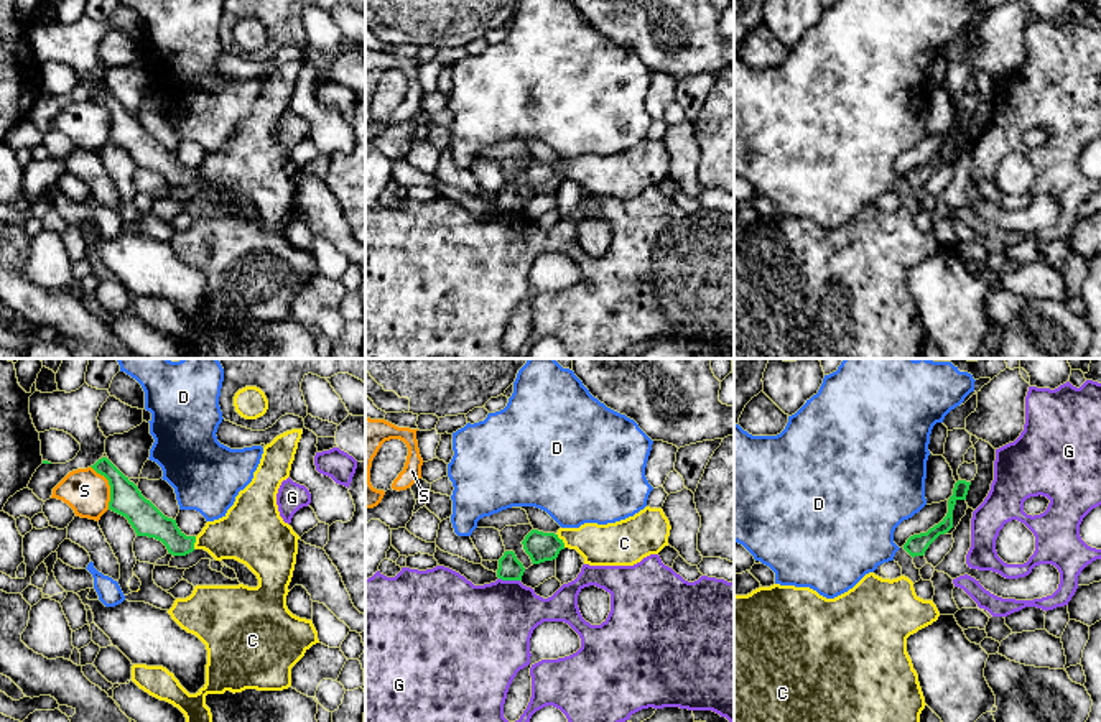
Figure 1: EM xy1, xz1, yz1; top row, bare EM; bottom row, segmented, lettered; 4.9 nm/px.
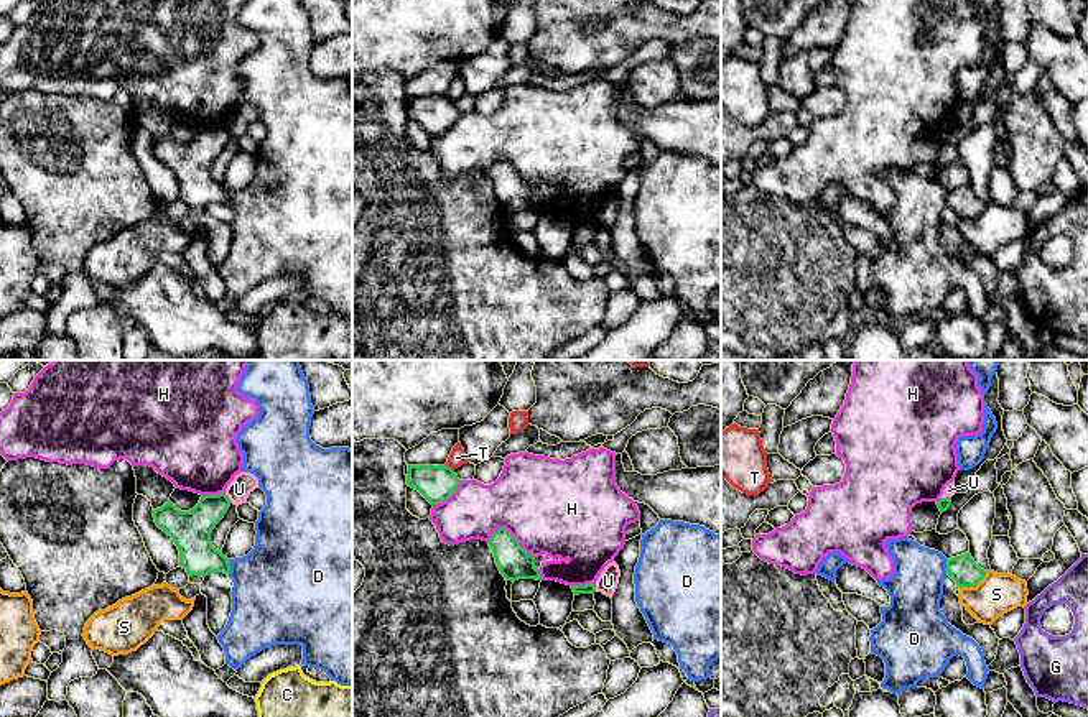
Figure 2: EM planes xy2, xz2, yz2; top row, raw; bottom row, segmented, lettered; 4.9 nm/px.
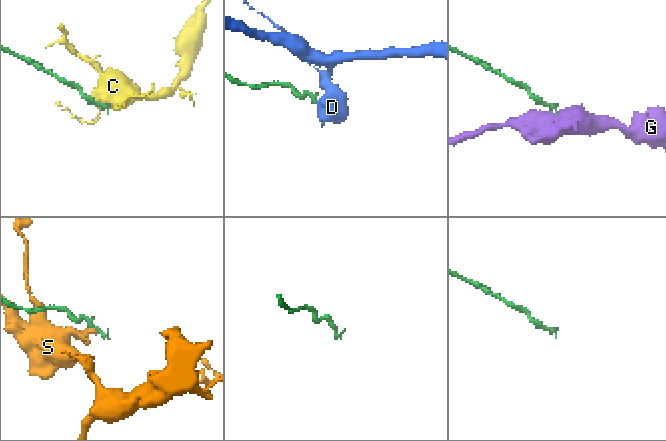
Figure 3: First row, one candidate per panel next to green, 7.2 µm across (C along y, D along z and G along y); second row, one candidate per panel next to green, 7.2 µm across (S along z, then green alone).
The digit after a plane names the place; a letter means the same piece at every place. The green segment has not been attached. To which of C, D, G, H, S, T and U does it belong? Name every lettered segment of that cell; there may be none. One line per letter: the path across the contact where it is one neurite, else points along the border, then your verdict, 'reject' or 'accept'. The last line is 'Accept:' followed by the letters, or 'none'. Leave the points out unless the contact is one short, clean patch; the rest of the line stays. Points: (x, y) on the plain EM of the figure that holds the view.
C: runs through xz1 (540, 178), (560, 171), (591, 171), (601, 176); accept
D: reject
G: reject
H: reject
S: border along xy1 (91, 97), (107, 112), (109, 140); reject
T: reject
U: border along xy2 (224, 125), (231, 132); reject
Accept: C

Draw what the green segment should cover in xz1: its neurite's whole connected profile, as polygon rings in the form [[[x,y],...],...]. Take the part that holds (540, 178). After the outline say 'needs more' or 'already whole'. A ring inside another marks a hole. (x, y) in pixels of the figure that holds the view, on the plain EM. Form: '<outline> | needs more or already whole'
[[[645,138],[616,155],[584,155],[579,160],[560,160],[556,166],[532,161],[522,176],[533,196],[553,192],[569,179],[589,197],[634,197],[668,178],[670,161],[662,140]]] | needs more

